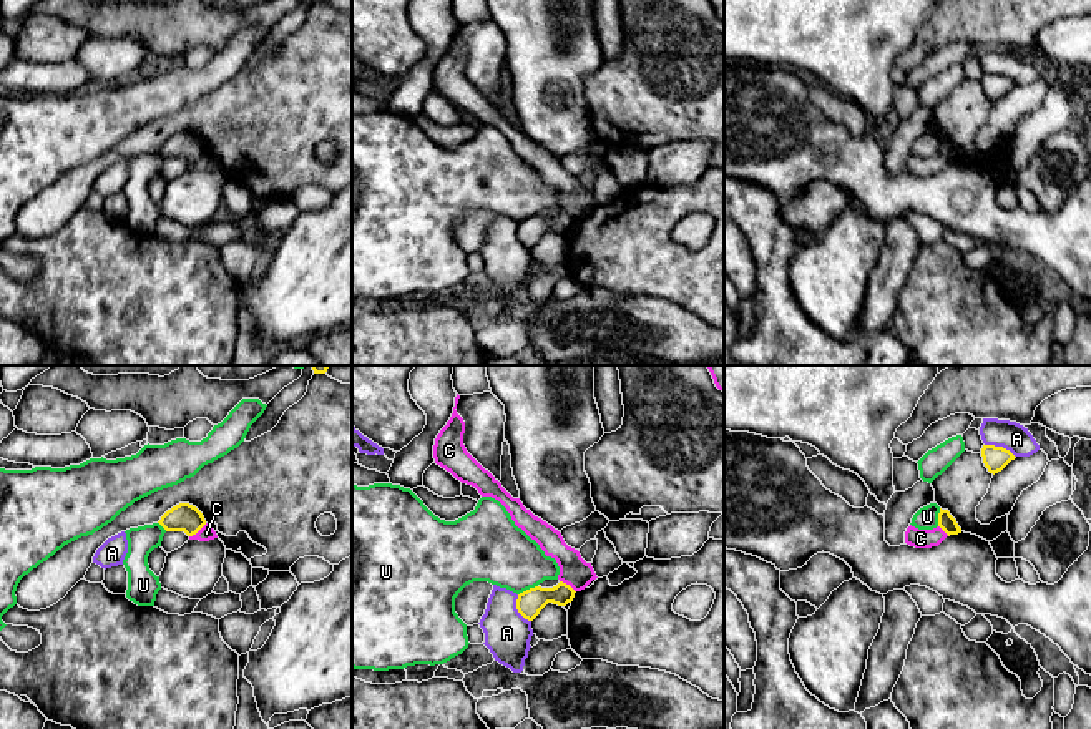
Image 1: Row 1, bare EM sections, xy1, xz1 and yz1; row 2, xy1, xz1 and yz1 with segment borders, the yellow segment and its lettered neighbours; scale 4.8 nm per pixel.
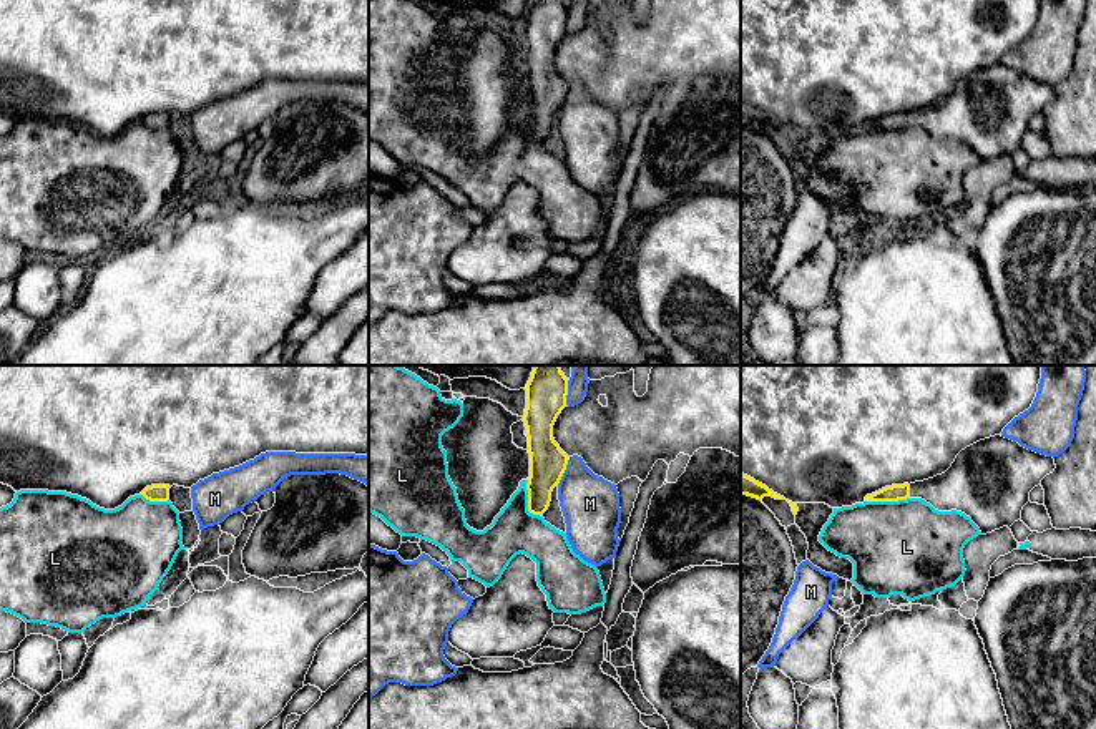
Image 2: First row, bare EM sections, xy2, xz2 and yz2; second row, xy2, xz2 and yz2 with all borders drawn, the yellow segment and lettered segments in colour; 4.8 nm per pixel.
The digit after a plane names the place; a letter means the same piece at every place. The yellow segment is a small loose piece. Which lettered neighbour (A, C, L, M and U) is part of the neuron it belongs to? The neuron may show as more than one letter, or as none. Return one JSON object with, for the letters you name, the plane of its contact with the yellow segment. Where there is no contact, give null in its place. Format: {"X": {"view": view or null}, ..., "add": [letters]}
{"add": []}

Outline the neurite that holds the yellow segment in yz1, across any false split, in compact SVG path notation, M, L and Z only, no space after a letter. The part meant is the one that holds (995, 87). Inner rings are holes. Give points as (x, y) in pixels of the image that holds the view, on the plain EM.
M983 73L981 85L985 95L993 103L1001 100L1011 88L1016 86L1010 78L995 73Z

